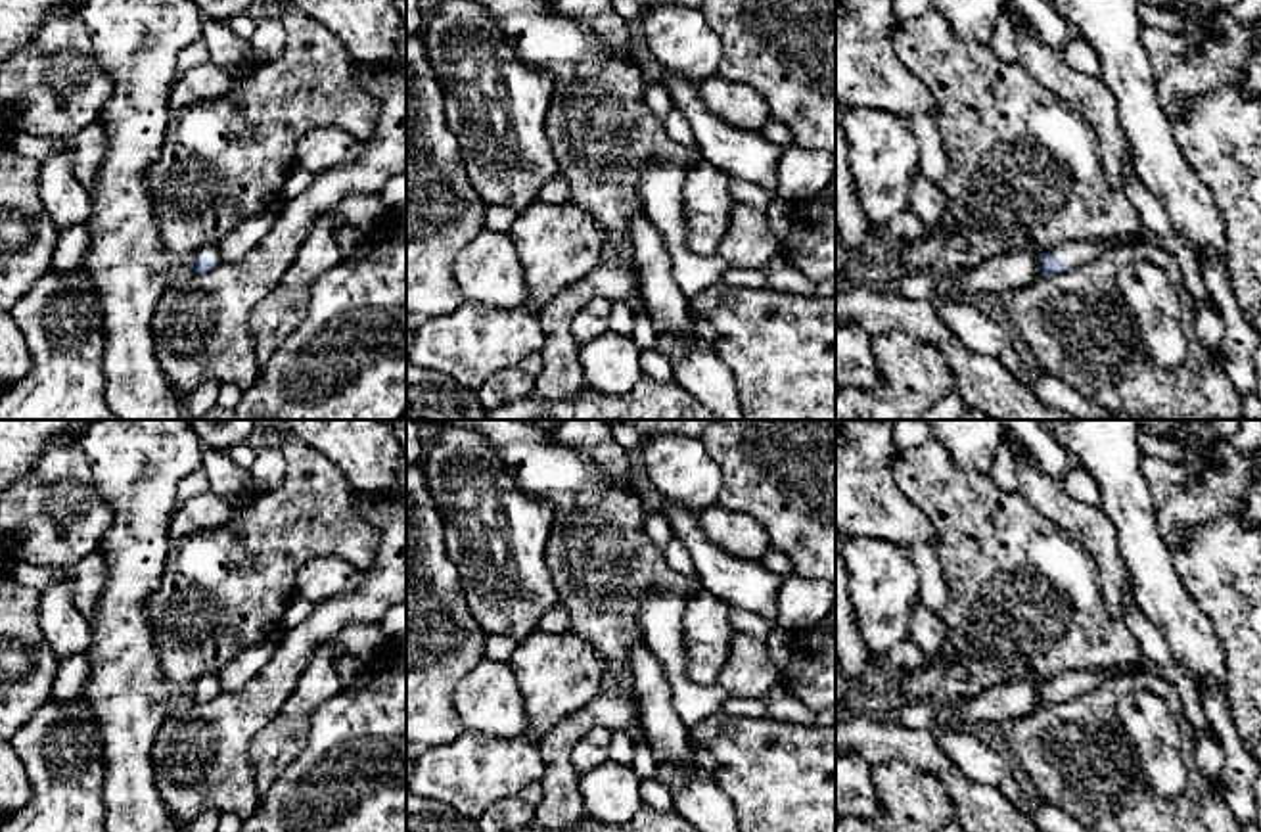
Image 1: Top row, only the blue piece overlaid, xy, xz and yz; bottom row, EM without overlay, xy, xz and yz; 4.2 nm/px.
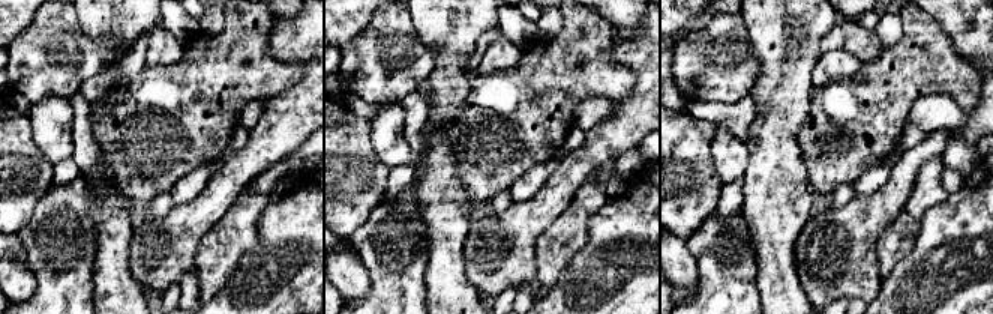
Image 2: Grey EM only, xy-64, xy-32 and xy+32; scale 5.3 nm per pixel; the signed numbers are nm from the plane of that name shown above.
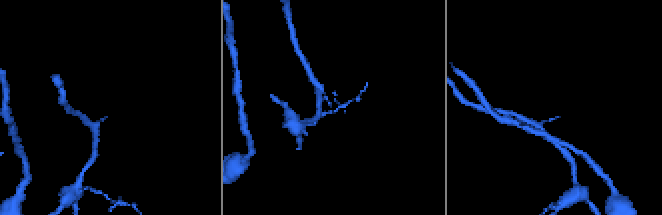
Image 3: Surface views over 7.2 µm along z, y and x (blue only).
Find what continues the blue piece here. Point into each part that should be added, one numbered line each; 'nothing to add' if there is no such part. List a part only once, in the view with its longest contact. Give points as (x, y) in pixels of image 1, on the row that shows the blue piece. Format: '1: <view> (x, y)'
1: xy (211, 252)

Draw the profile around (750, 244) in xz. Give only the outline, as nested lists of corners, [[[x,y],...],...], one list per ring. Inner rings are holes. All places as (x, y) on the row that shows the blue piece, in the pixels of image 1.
[[[734,203],[717,255],[732,268],[763,270],[778,249],[780,242],[770,230],[767,213],[747,203]]]

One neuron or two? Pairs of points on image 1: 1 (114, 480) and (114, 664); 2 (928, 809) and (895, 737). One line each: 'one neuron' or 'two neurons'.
1: one neuron
2: two neurons

